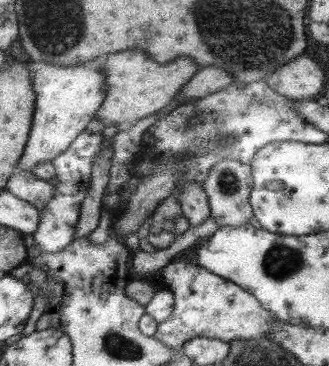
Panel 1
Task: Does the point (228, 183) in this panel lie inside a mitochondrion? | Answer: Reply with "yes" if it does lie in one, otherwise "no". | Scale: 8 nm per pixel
yes

